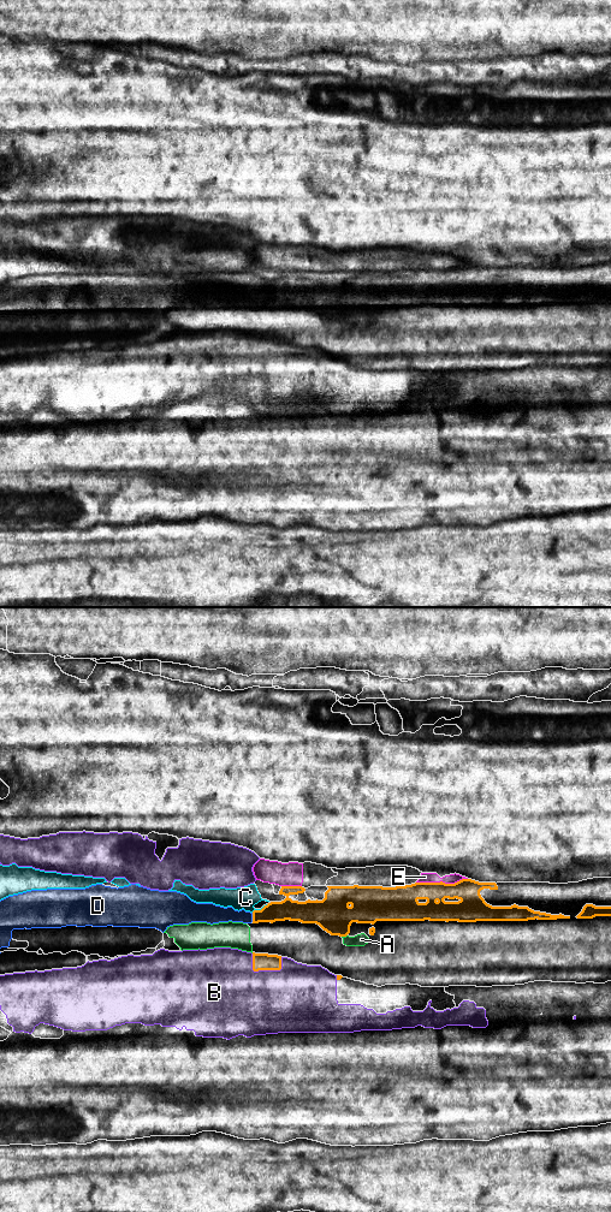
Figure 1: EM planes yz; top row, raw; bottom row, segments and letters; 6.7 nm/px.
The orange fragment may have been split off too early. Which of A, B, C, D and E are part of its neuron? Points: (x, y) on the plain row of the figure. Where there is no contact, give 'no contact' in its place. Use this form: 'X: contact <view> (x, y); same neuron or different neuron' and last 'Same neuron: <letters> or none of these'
A: contact yz (344, 320); different neuron
B: contact yz (260, 354); different neuron
C: contact yz (259, 295); different neuron
D: contact yz (253, 302); same neuron
E: contact yz (442, 266); different neuron
Same neuron: D

